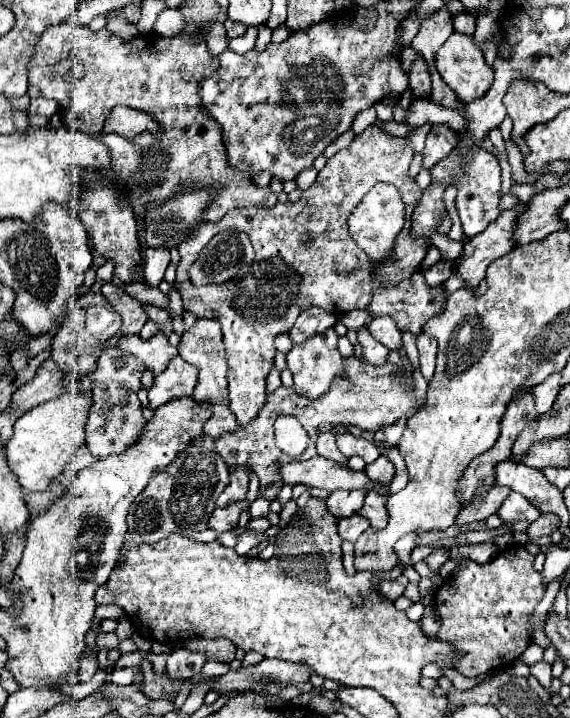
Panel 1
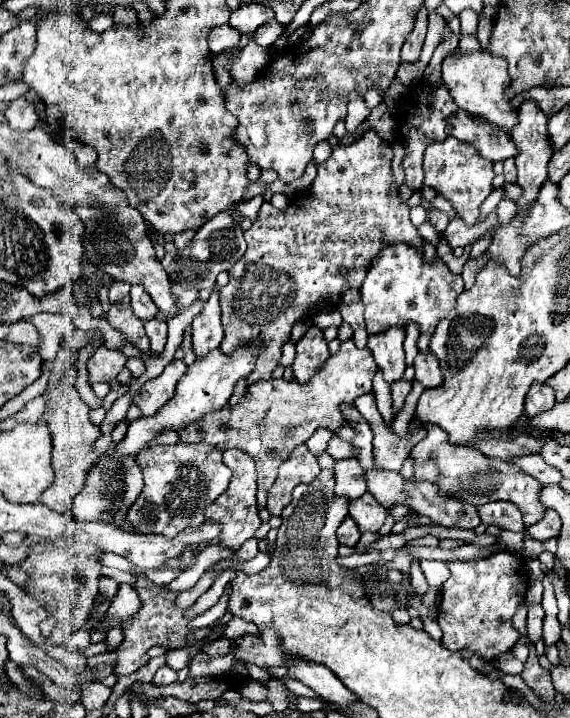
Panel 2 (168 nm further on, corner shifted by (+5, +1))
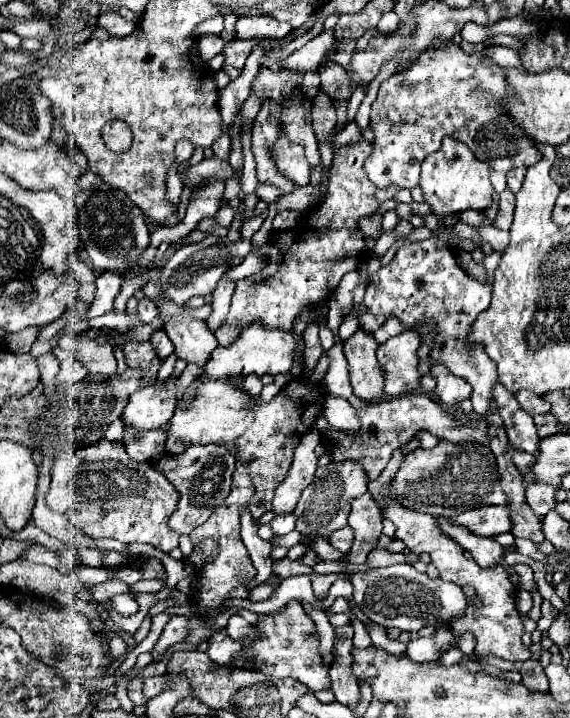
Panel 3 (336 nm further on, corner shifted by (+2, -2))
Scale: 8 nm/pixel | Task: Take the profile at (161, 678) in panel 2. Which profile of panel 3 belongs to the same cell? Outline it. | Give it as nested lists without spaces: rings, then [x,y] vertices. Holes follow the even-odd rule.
[[[155,676],[155,678],[147,678],[145,682],[143,682],[143,696],[149,700],[149,698],[153,698],[153,696],[157,696],[159,692],[161,692],[161,688],[163,688],[163,682],[165,682],[165,678],[163,676]]]

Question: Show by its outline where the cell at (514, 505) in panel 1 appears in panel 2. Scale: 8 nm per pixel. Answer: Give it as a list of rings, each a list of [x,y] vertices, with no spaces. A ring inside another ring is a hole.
[[[490,501],[482,507],[478,507],[478,513],[480,513],[480,519],[484,525],[496,525],[496,527],[508,529],[508,531],[526,529],[520,509],[516,505],[510,505],[510,501]]]

